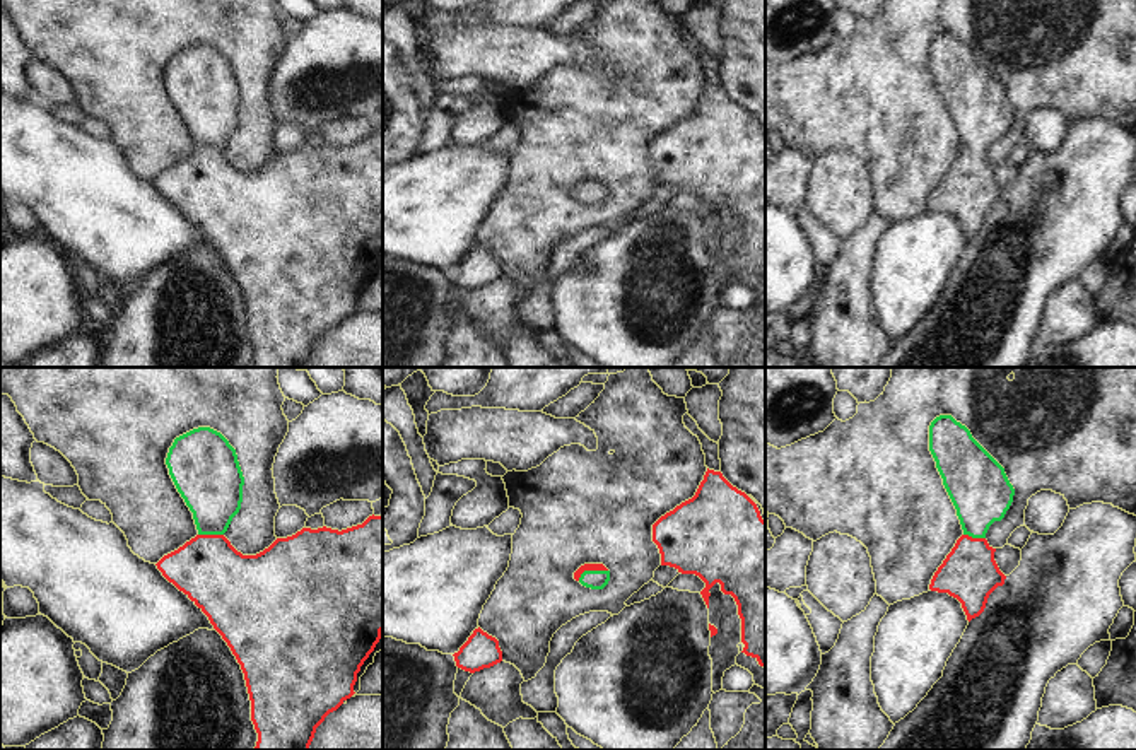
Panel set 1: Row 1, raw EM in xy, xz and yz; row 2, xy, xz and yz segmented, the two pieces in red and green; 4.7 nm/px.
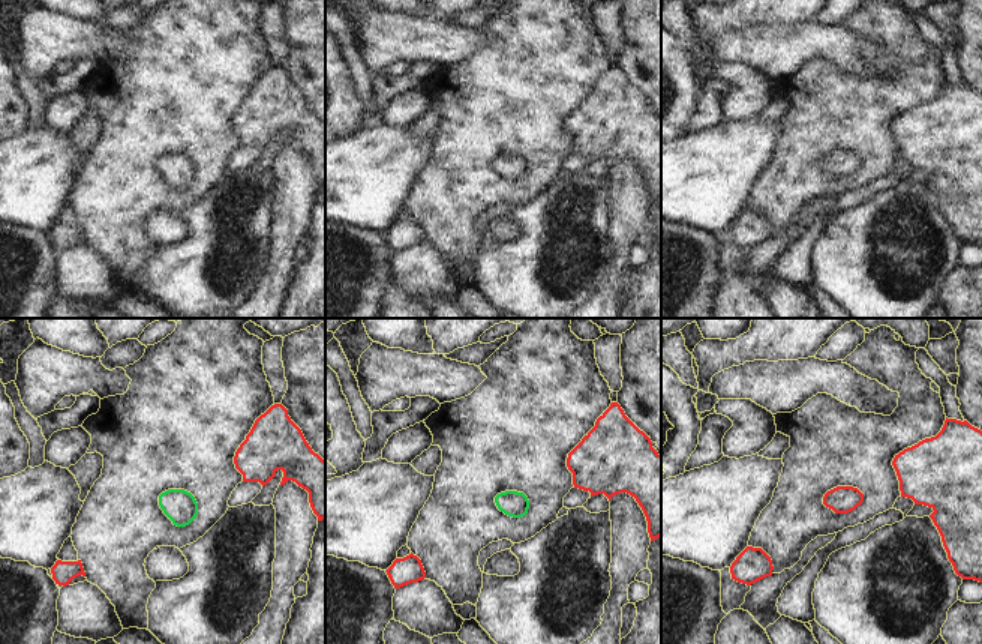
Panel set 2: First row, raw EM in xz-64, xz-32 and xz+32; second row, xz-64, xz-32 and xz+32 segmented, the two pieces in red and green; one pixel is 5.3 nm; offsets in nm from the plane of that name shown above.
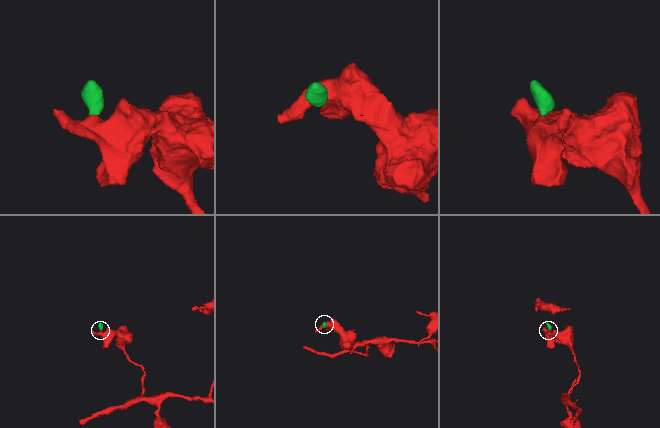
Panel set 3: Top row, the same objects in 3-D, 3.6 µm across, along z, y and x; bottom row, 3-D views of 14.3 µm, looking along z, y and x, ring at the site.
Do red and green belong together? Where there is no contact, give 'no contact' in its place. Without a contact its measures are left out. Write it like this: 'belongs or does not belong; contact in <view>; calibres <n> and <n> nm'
belongs; contact in xz; calibres 40 and 100 nm

